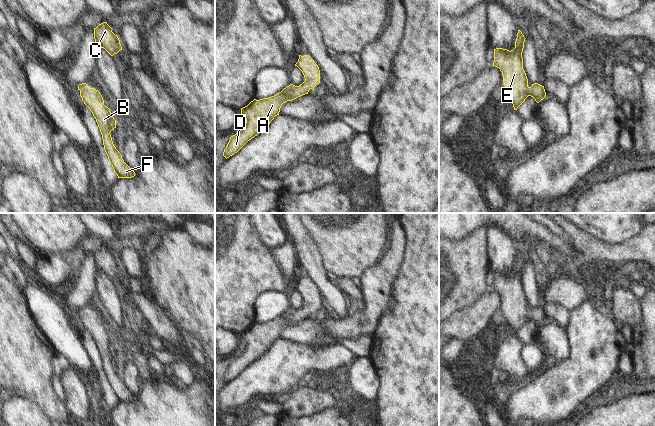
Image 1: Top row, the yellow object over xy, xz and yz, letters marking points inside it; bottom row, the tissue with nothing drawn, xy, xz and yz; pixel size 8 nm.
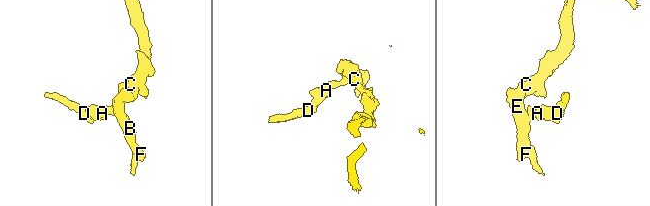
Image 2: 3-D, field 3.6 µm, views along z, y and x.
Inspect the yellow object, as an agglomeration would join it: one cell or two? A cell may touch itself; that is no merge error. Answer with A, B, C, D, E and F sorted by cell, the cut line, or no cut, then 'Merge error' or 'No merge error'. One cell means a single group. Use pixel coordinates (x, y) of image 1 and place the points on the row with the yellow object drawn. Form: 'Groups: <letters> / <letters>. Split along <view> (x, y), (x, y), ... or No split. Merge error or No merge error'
Groups: A B C D E F. No split. No merge error.

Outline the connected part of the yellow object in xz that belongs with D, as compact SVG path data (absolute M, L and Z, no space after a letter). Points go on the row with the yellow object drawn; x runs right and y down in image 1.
M299 55L295 66L302 71L305 78L301 85L290 84L274 96L260 100L254 99L241 108L241 115L246 118L246 123L238 133L230 137L223 152L226 159L237 153L249 140L262 132L274 117L279 115L283 103L308 94L310 89L314 90L314 87L320 83L319 67L310 56Z

